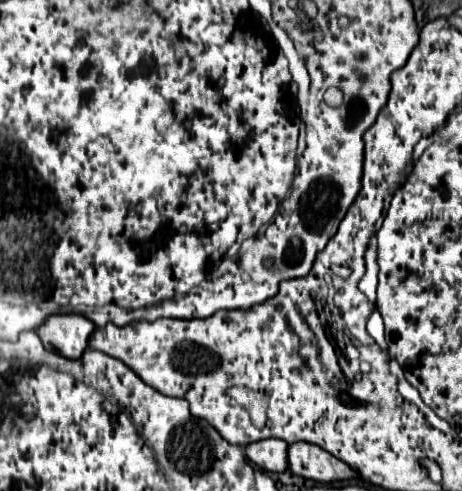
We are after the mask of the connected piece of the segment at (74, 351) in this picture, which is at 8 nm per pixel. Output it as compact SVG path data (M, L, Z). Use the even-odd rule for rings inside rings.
M53 314L47 316L35 332L39 334L45 348L55 350L63 358L77 360L89 344L89 336L95 326L91 320L79 314Z

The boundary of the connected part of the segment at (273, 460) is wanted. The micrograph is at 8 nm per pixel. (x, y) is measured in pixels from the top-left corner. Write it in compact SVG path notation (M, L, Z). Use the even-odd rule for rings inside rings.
M265 438L265 440L249 444L245 448L245 454L263 472L277 472L277 474L281 474L281 472L289 470L287 448L289 448L289 444L285 444L285 440Z

